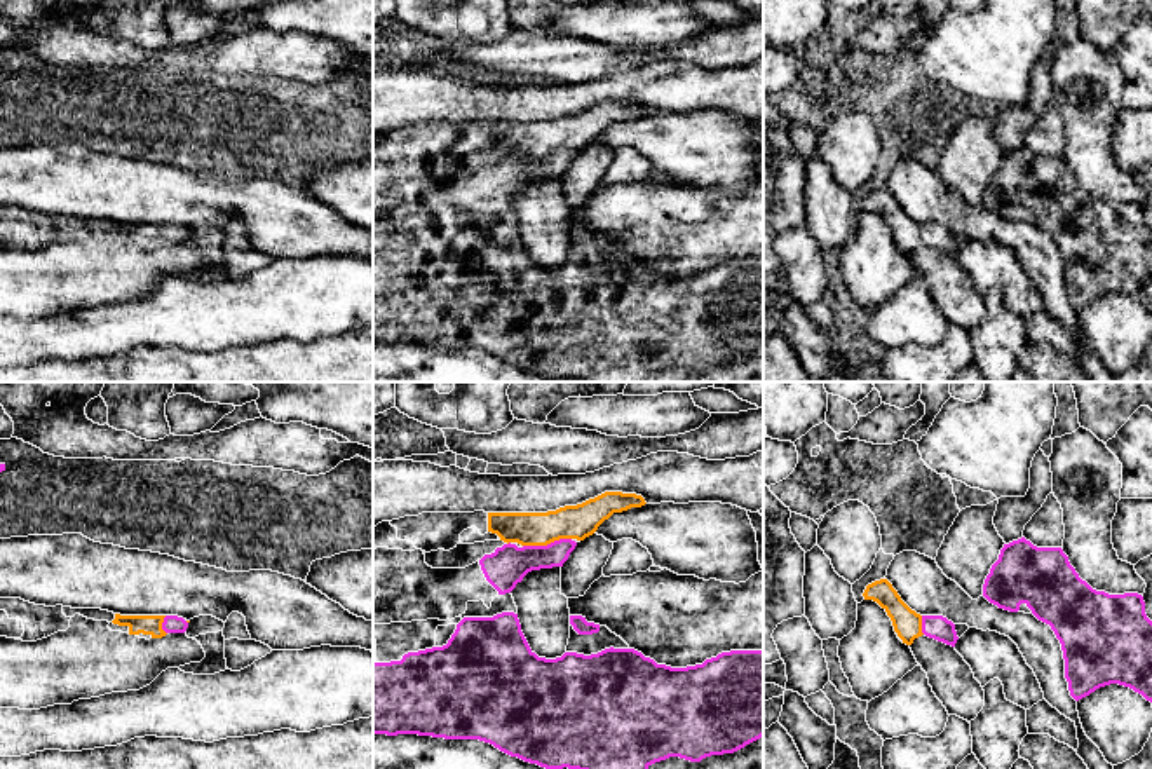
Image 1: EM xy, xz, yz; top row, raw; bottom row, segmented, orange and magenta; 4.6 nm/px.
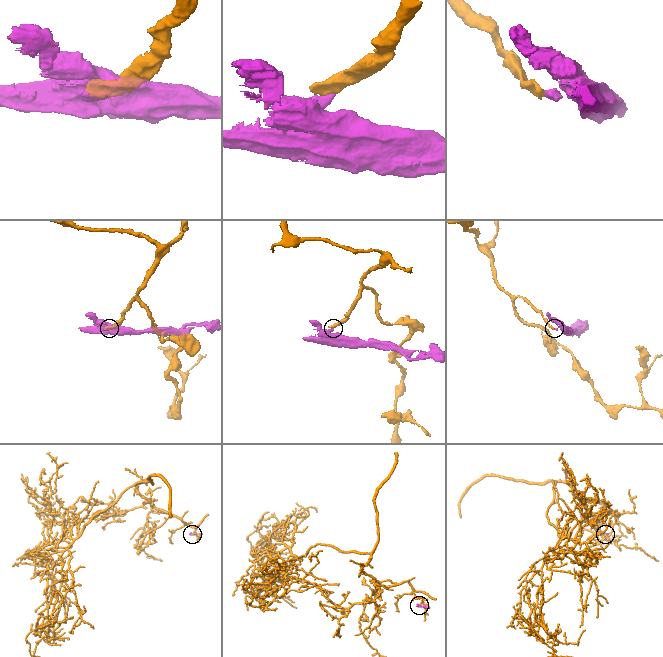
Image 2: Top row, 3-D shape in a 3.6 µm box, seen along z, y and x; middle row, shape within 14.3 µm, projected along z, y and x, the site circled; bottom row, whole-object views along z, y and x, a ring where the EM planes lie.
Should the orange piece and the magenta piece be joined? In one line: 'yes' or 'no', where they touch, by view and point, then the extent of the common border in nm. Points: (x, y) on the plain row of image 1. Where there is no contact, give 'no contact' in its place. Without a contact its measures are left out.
yes; meets orange in xz at (546, 154); contact 220 nm long

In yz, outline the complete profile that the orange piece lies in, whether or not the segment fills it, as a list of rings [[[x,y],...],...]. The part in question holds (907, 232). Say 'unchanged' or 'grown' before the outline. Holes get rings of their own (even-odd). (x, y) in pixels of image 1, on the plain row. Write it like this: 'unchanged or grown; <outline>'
grown; [[[887,188],[868,194],[863,206],[877,211],[887,221],[903,253],[911,255],[915,248],[925,244],[955,256],[959,249],[955,234],[943,225],[917,223],[901,209]]]

